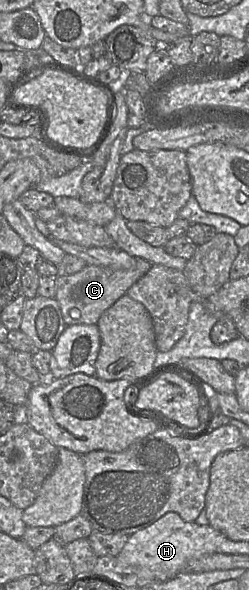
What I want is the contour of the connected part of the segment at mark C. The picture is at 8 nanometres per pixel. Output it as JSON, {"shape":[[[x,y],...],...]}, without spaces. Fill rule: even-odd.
{"shape":[[[136,258],[135,264],[126,270],[112,270],[110,268],[87,265],[75,274],[57,276],[55,299],[60,306],[66,326],[97,324],[101,315],[125,295],[128,289],[141,279],[151,267],[152,264],[149,261]],[[71,308],[77,308],[81,313],[80,317],[73,319],[69,313]]]}

